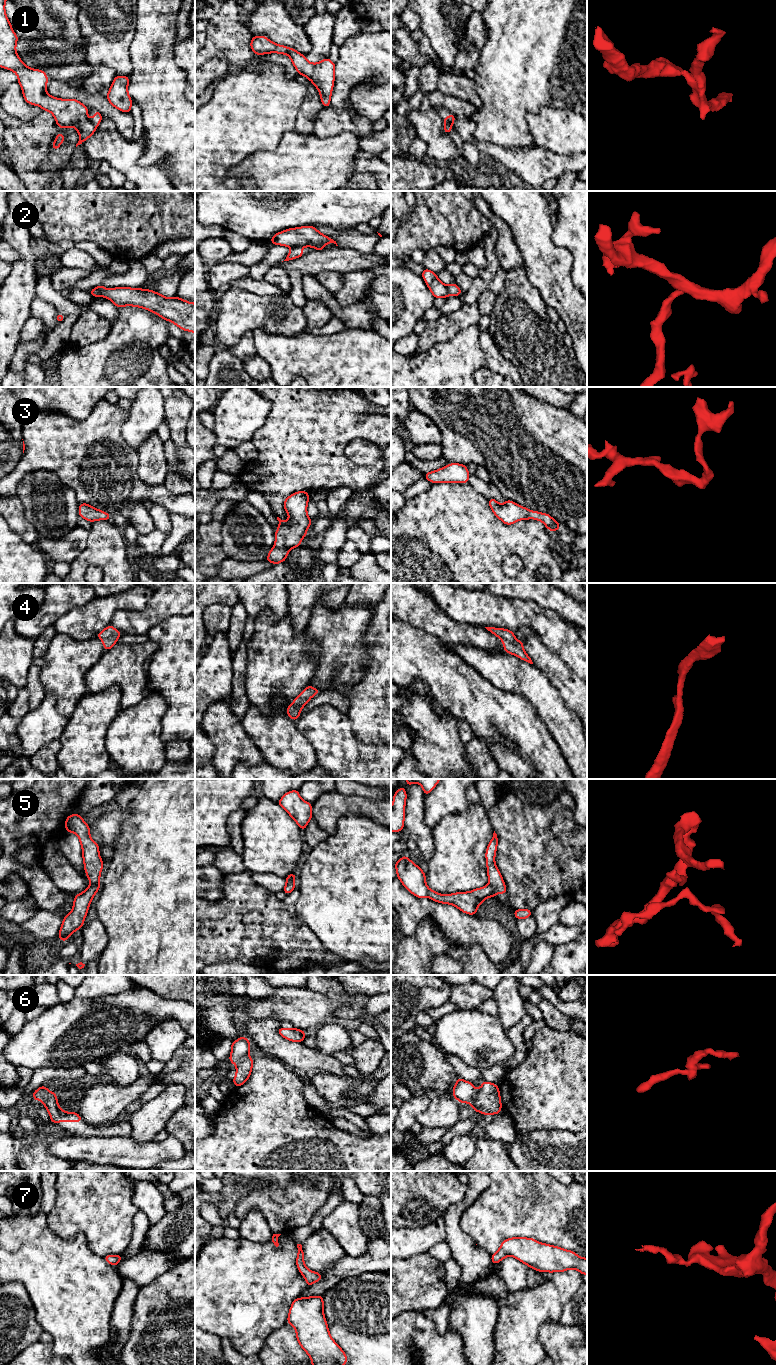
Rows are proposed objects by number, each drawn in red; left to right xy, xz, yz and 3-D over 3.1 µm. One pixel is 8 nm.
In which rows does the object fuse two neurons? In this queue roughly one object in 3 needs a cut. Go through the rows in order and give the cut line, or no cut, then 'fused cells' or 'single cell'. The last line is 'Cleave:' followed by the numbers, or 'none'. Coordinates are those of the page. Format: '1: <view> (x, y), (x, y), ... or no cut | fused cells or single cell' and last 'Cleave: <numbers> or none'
1: xy (89, 120), (95, 127) | fused cells
2: yz (446, 286), (449, 294) | fused cells
3: no cut | single cell
4: no cut | single cell
5: xy (90, 884), (99, 886) | fused cells
6: yz (477, 1090), (469, 1102) | fused cells
7: no cut | single cell
Cleave: 1, 2, 5, 6

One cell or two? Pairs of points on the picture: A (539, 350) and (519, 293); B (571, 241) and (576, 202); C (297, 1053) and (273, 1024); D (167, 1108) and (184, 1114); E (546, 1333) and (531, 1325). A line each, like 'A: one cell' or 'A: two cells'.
A: one cell
B: one cell
C: one cell
D: two cells
E: two cells

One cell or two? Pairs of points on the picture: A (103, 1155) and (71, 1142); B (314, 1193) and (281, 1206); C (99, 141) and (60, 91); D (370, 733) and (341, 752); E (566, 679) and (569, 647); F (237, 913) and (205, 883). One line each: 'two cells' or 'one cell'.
A: one cell
B: one cell
C: two cells
D: two cells
E: two cells
F: two cells

